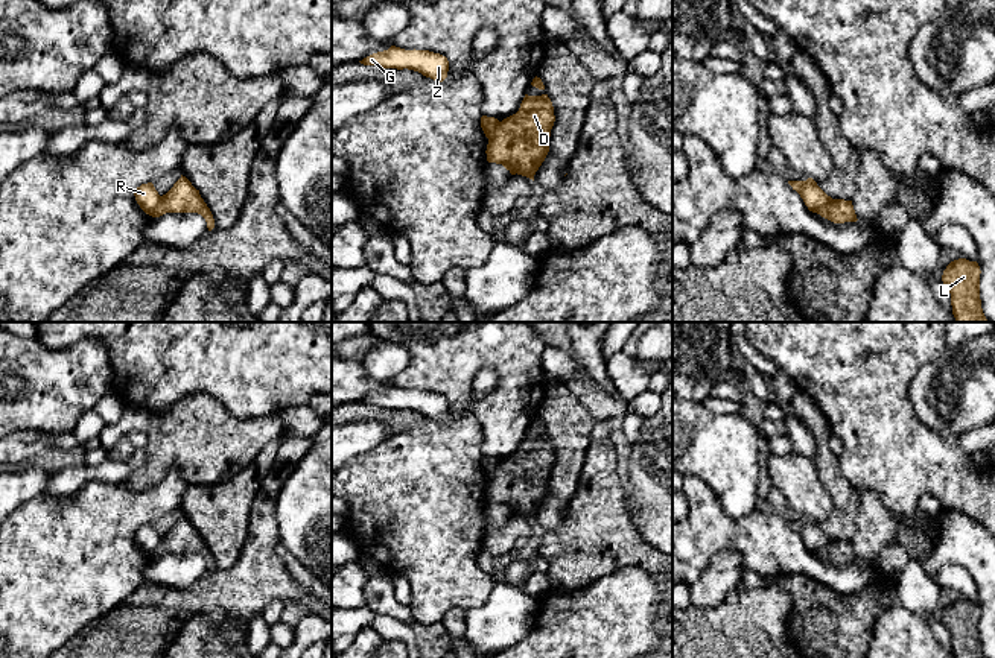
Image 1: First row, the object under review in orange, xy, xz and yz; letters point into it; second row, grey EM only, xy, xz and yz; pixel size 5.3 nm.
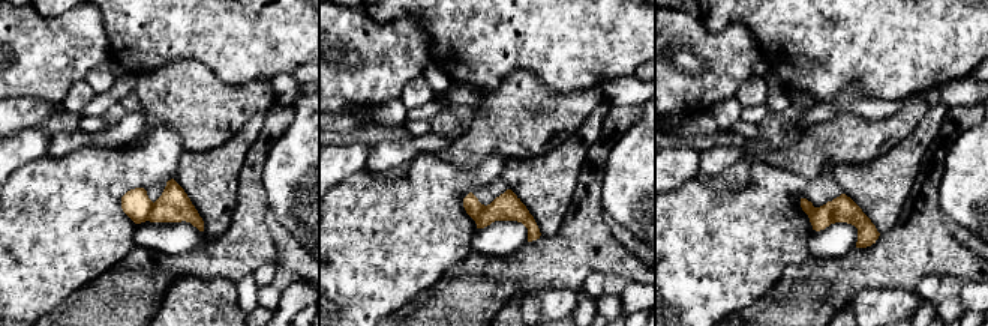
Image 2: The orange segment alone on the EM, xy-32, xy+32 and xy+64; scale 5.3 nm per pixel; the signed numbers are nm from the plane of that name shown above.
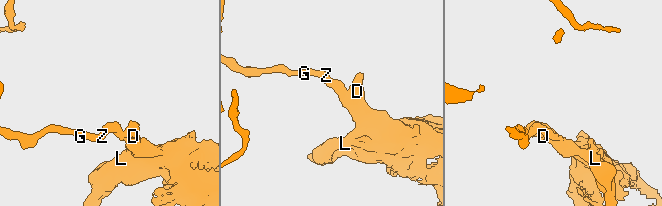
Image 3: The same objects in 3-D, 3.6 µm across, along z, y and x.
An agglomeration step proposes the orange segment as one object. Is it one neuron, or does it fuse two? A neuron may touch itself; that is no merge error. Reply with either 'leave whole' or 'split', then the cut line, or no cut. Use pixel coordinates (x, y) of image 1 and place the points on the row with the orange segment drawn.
split; cut xy (162, 196), (149, 215)

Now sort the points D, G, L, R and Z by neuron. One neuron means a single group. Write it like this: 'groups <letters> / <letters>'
groups D L / G R Z

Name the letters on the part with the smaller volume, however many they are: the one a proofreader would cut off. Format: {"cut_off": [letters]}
{"cut_off": ["D", "L"]}

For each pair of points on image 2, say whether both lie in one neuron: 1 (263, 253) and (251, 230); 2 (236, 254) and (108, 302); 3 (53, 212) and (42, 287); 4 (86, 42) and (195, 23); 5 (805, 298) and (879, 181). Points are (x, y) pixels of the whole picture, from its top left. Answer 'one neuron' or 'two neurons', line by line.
1: one neuron
2: one neuron
3: one neuron
4: two neurons
5: two neurons

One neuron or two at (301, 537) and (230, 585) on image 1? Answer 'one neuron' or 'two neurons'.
two neurons

